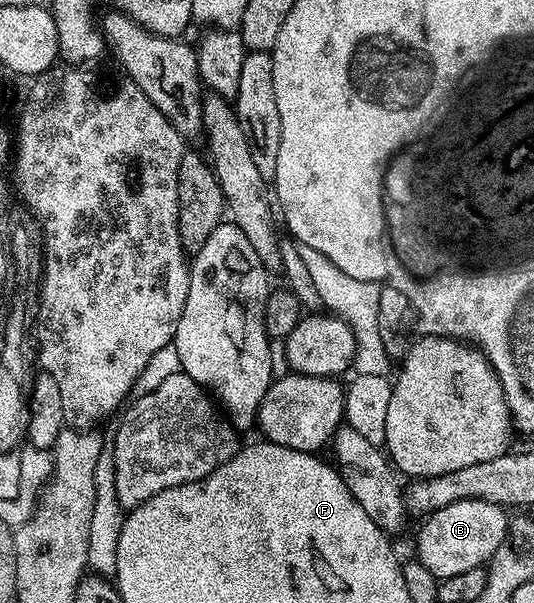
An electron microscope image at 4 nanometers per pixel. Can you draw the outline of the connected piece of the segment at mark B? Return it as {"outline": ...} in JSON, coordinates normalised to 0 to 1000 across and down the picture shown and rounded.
{"outline":[[[863,829],[846,833],[830,842],[815,842],[811,849],[796,857],[790,877],[783,882],[783,915],[779,927],[809,952],[818,955],[822,964],[846,959],[846,952],[869,952],[869,945],[884,945],[914,937],[921,922],[929,917],[938,902],[951,896],[951,854],[949,844],[936,836],[906,833],[904,829]]]}

